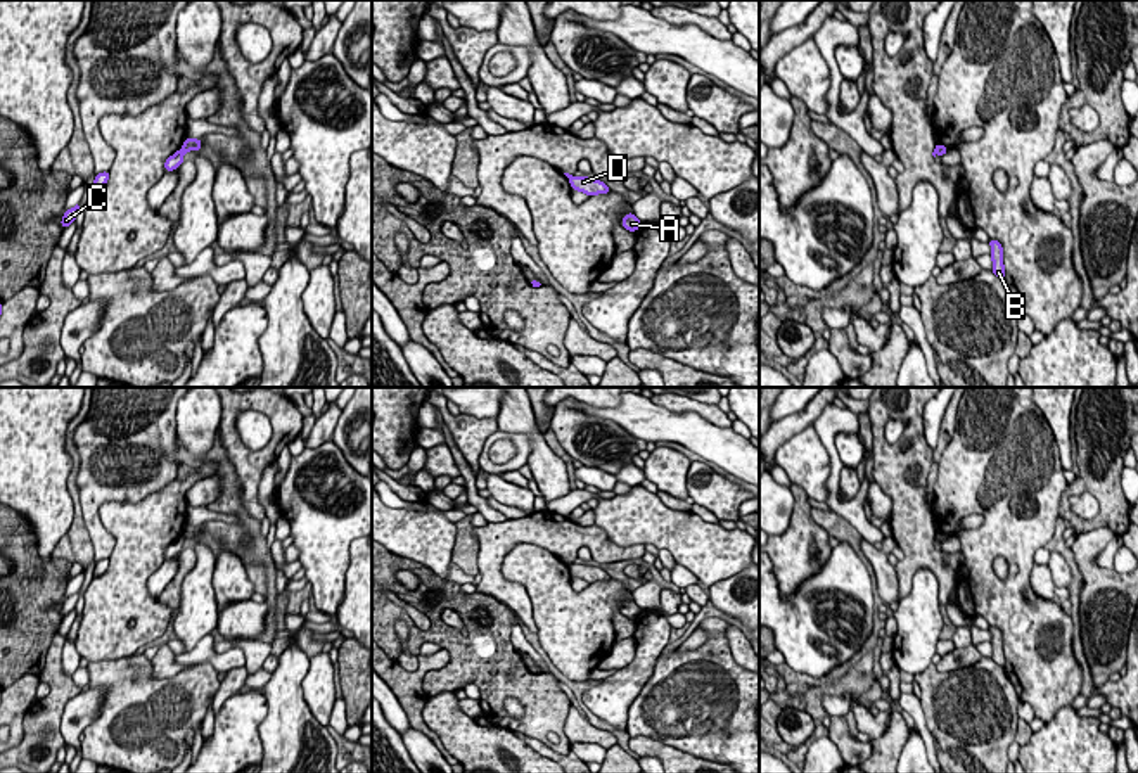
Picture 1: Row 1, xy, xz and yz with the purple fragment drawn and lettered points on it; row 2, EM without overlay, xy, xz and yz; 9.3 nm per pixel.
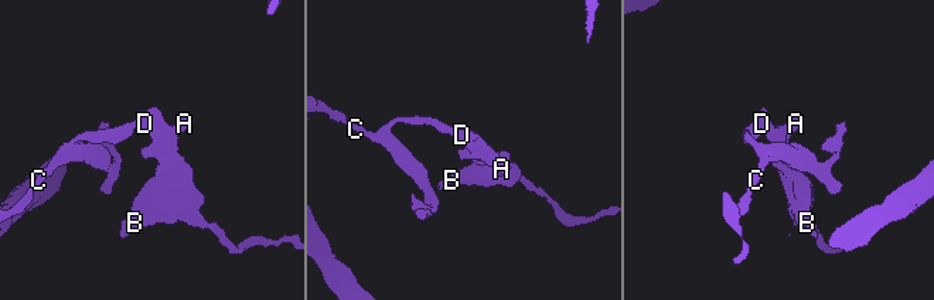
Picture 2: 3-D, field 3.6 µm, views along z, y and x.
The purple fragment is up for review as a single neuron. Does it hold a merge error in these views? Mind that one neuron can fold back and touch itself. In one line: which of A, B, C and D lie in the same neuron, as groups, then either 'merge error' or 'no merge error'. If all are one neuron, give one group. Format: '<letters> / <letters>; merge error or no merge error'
A B D / C; merge error

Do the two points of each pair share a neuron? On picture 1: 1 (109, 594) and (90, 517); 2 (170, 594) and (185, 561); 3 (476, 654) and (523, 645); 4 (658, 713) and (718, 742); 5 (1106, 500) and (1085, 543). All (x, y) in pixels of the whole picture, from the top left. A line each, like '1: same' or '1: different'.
1: different
2: same
3: different
4: same
5: different

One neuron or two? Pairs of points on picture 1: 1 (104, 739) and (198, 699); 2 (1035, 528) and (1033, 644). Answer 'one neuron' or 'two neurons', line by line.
1: one neuron
2: one neuron

